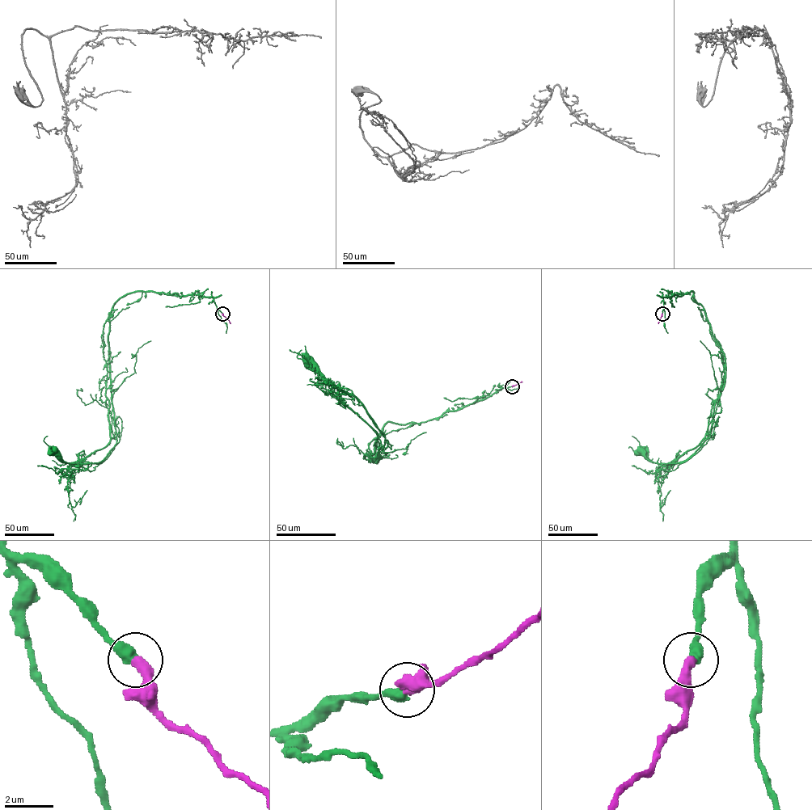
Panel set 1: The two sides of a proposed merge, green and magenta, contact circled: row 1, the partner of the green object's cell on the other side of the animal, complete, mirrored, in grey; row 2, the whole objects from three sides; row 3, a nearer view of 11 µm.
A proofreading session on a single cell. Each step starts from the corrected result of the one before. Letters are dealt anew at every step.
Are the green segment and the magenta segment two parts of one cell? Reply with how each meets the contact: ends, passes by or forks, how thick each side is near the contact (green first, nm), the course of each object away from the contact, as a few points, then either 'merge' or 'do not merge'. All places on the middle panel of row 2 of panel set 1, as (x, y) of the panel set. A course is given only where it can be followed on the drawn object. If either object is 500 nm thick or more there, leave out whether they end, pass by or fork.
green ends; magenta ends; calibres 480 and 420 nm; course green (512, 386), (426, 421), (387, 422), (376, 440), (377, 462), (377, 434), (344, 402), (341, 390), (306, 364); course magenta (512, 386), (522, 381); merge

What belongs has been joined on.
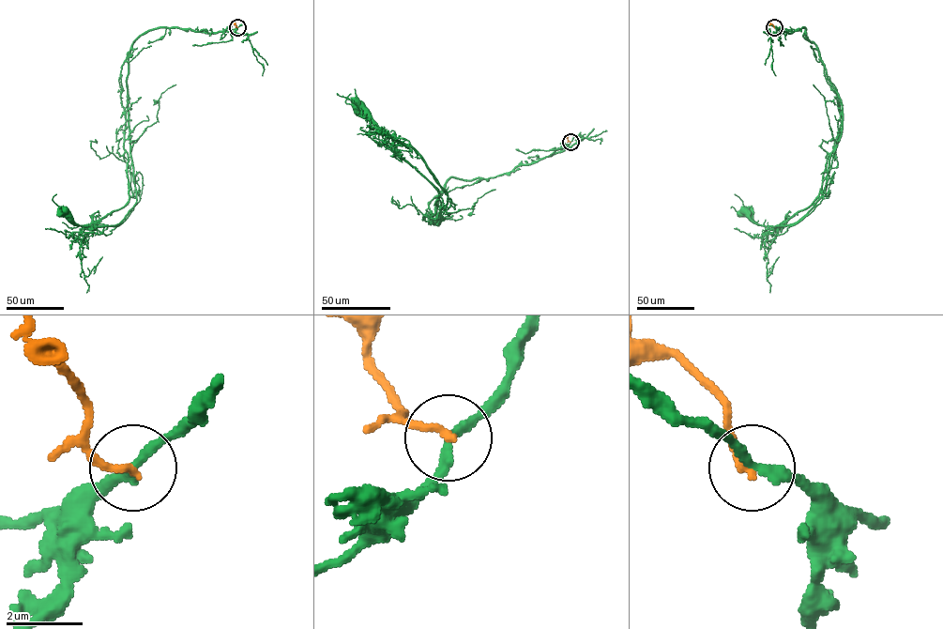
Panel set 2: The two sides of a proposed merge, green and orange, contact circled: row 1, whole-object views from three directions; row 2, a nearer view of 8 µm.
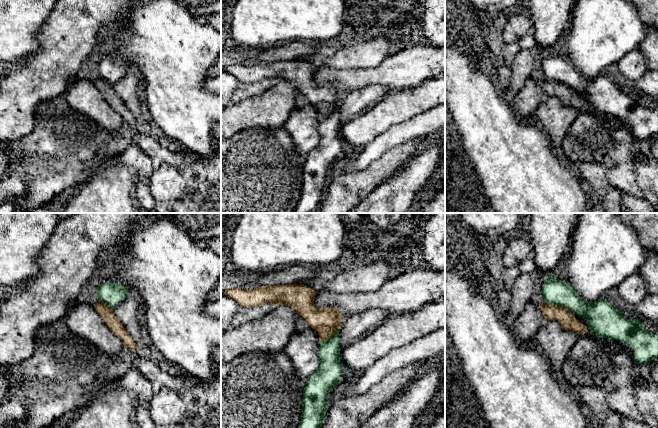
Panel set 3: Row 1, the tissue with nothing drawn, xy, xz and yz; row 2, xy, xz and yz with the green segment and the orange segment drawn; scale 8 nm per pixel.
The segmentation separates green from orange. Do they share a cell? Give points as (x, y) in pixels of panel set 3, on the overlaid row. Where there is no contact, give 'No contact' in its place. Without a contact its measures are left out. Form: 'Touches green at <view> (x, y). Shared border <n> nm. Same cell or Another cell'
Touches green at yz (559, 305). Shared border 260 nm. Another cell

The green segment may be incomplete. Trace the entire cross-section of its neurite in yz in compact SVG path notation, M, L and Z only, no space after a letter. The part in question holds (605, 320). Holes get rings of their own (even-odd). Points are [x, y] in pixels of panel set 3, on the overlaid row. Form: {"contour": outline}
{"contour": "M547 276L542 285L544 302L565 307L586 320L587 328L599 338L627 343L636 350L634 360L643 364L658 357L658 336L647 331L643 322L627 319L620 308L604 297L596 302L584 301L575 289L555 276Z"}

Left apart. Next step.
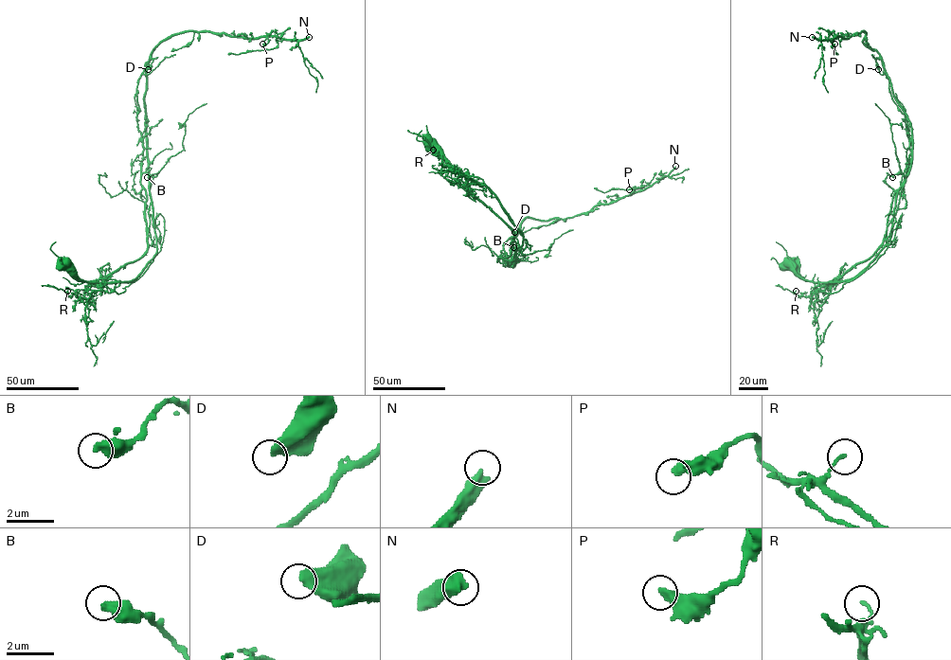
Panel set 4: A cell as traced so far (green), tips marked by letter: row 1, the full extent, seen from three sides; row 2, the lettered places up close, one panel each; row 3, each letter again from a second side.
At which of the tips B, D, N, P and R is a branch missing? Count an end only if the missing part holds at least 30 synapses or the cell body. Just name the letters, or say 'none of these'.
N

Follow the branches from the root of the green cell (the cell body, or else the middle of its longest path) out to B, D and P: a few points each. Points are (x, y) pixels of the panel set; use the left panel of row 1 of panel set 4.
B: (62, 262), (74, 277), (104, 284), (110, 276), (139, 258), (147, 246), (151, 183), (158, 172), (147, 177)
D: (62, 262), (74, 277), (104, 284), (147, 250), (152, 198), (144, 96), (147, 62), (152, 59), (148, 69)
P: (62, 262), (74, 277), (104, 284), (147, 250), (144, 96), (153, 49), (189, 31), (266, 37), (262, 44)

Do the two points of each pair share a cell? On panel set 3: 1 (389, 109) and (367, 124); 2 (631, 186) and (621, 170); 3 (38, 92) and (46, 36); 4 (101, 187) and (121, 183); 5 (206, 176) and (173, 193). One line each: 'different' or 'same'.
1: same
2: same
3: same
4: same
5: same

